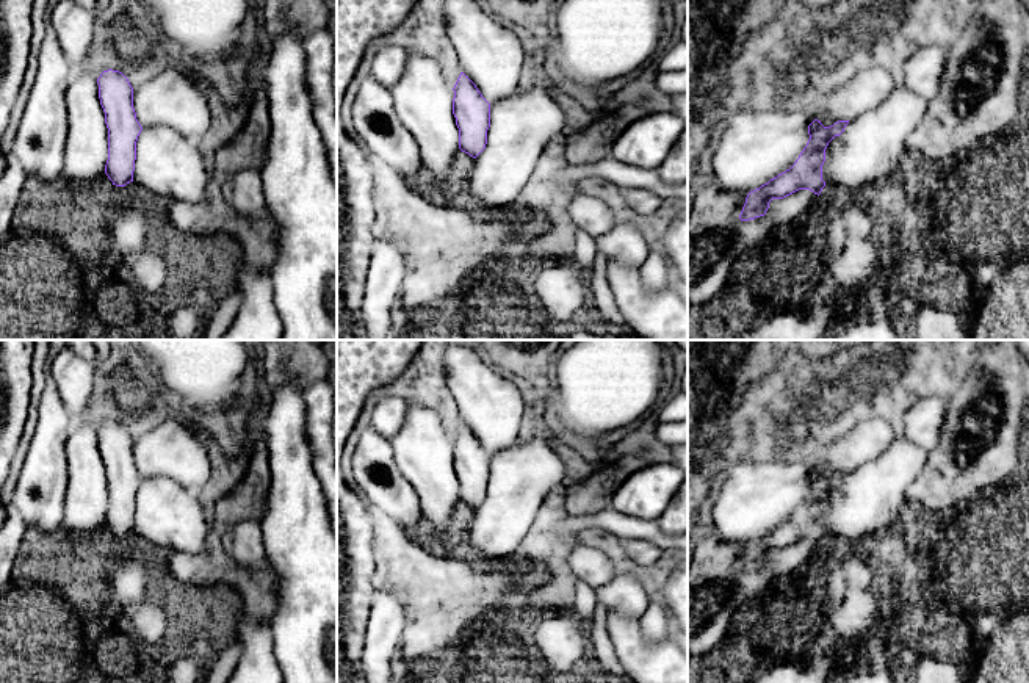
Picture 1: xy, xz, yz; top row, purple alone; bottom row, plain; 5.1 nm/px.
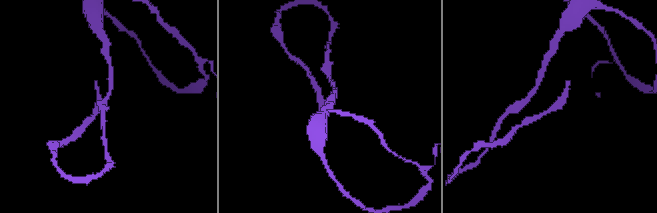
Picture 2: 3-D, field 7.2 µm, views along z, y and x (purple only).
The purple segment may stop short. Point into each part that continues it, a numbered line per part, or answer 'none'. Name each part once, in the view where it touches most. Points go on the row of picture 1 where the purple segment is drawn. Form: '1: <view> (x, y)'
1: yz (870, 148)

